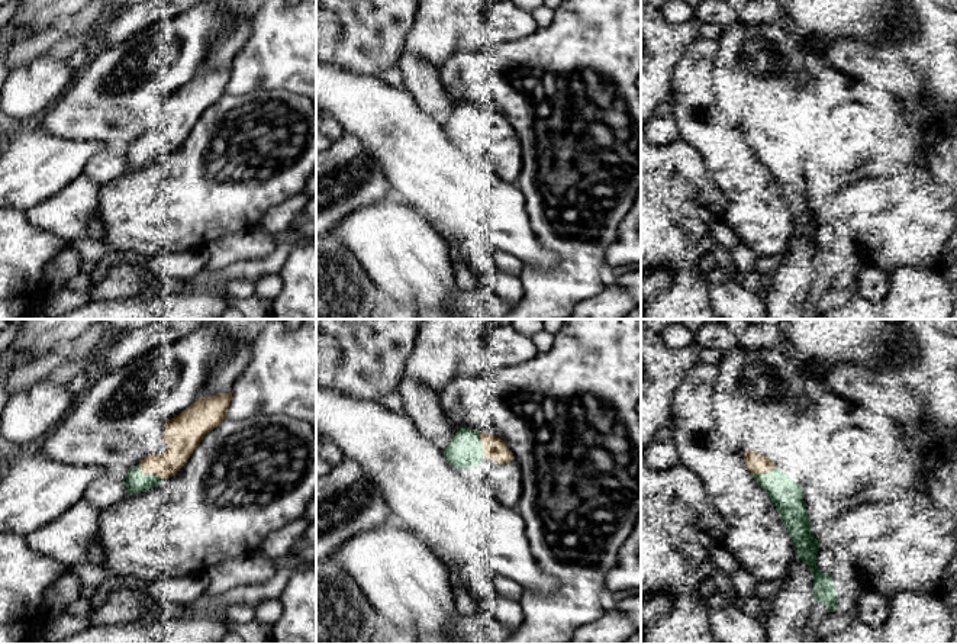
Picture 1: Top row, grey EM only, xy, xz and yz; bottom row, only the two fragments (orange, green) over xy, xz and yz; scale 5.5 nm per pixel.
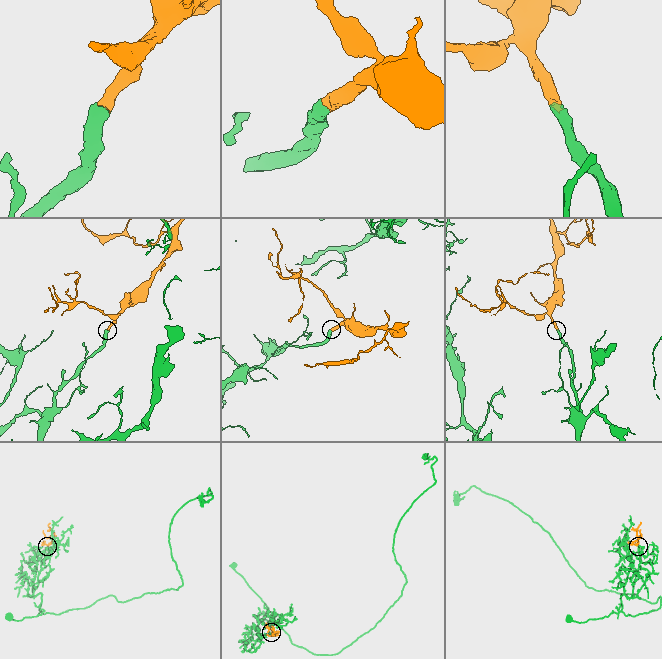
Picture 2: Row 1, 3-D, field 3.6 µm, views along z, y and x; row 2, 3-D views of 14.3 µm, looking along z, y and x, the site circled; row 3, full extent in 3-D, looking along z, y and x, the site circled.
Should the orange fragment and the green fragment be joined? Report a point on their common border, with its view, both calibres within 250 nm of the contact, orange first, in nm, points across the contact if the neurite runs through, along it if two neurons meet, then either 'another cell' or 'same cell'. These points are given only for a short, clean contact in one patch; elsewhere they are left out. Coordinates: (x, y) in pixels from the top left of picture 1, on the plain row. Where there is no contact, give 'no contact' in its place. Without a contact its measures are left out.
xy (150, 148) | 170/120 nm | same cell

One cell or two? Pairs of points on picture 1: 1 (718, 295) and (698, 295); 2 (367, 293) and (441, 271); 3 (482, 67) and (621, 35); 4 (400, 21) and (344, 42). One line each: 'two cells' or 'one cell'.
1: two cells
2: two cells
3: one cell
4: one cell

